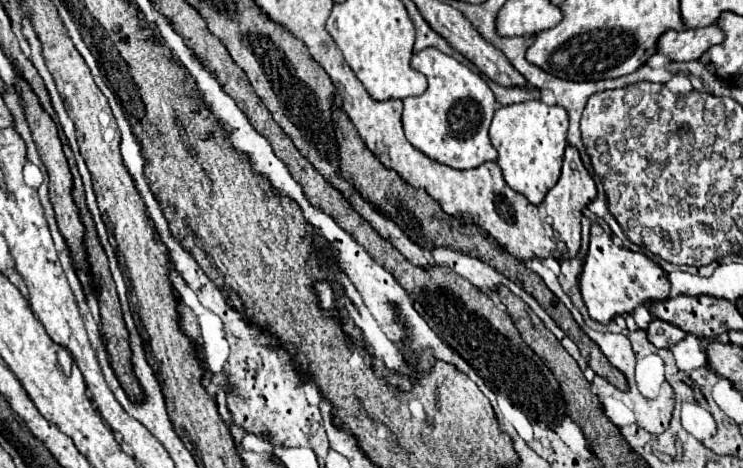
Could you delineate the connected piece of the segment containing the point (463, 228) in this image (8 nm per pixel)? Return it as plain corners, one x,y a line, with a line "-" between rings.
333,109
333,123
335,123
335,133
337,133
337,141
339,141
339,151
341,151
341,175
345,181
349,181
377,211
381,211
385,217
389,217
393,223
397,223
405,235
417,243
423,249
433,249
433,247
449,247
453,251
461,251
465,255
477,257
481,261
485,261
487,265
495,267
499,273
503,273
507,279
511,279
513,283
521,285
529,295
533,295
541,307
557,321
557,325
561,325
561,329
575,341
575,345
579,347
581,355
585,357
587,353
587,363
593,367
593,371
607,379
611,385
615,385
617,389
627,389
627,379
625,375
615,369
607,357
601,353
601,349
581,331
581,327
575,323
573,315
569,313
569,309
547,289
547,285
543,283
543,279
539,275
535,275
533,271
529,271
525,267
523,261
511,257
509,253
505,253
505,249
501,249
497,245
497,241
493,241
493,237
489,237
489,233
485,233
481,227
477,225
459,225
459,221
455,217
449,217
447,213
443,213
441,205
425,191
425,189
415,189
409,183
405,183
395,171
385,169
377,157
367,149
367,145
361,141
357,129
353,127
353,123
349,121
347,113
343,109

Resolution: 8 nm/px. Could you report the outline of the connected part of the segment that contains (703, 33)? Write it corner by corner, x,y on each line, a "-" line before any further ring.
707,25
699,29
665,31
657,41
657,53
667,55
669,61
695,61
709,47
721,43
725,37
717,25

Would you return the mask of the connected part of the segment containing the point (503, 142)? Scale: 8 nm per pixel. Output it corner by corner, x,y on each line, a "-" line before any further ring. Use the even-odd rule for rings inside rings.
543,101
499,107
493,115
489,139
499,153
497,165
501,167
503,179
513,191
527,197
533,205
539,205
545,199
547,191
561,175
561,157
567,147
567,123
569,117
563,107
549,107

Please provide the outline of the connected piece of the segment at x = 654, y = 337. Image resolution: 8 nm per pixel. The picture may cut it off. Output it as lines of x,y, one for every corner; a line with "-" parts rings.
655,319
651,321
649,329
647,329
647,337
655,347
663,347
663,349
671,349
673,345
677,345
679,341
685,339
685,331
681,331
677,325
671,325
667,321

